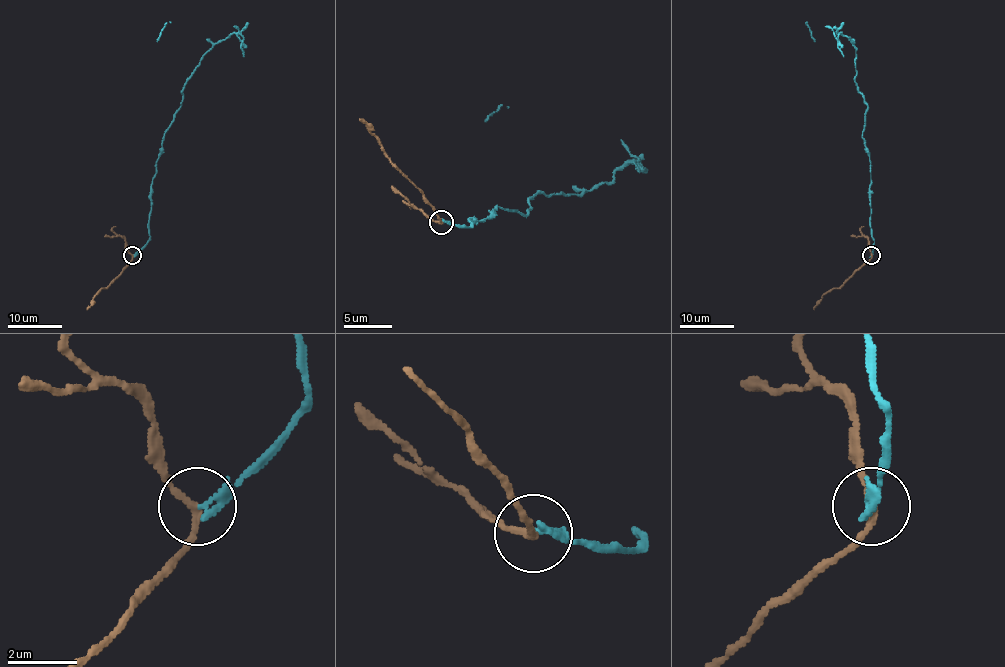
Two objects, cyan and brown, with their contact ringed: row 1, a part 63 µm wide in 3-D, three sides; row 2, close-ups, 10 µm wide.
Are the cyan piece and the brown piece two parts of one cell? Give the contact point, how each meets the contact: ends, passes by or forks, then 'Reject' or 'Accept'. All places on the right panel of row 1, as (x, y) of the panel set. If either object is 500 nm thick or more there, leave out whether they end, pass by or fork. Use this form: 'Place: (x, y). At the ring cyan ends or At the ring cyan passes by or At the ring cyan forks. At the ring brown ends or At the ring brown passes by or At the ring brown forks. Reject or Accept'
Place: (871, 255). At the ring cyan ends. At the ring brown passes by. Reject

